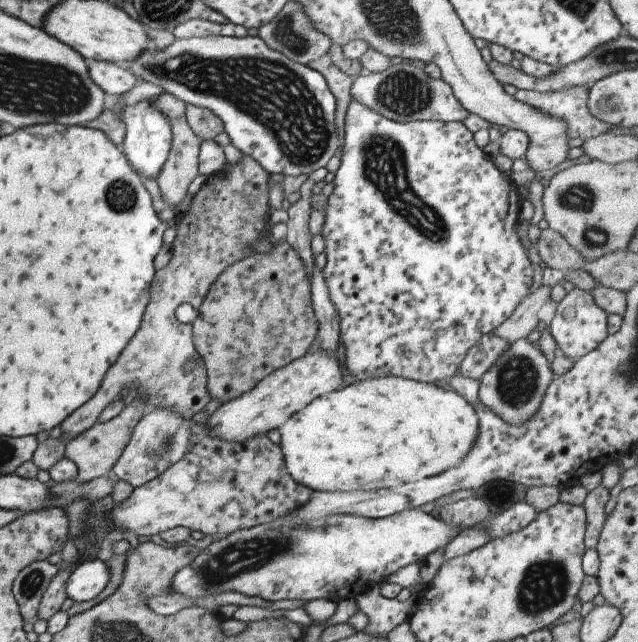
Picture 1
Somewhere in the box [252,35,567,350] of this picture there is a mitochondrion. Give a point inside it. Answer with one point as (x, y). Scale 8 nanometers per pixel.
(383, 159)

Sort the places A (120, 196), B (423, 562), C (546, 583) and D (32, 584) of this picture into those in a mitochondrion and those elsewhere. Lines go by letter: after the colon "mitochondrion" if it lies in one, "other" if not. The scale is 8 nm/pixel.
A: mitochondrion
B: other
C: mitochondrion
D: mitochondrion

